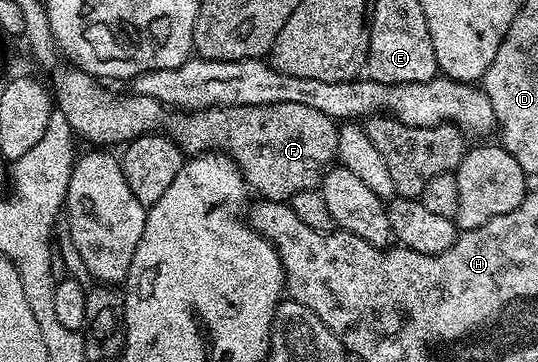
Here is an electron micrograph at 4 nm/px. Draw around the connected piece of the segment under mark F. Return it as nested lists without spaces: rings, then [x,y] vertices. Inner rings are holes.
[[[54,44],[54,69],[46,70],[46,65],[37,65],[37,70],[47,77],[52,90],[57,112],[64,115],[71,132],[96,144],[96,147],[112,147],[110,145],[129,144],[146,133],[168,129],[169,136],[174,138],[182,151],[189,156],[217,151],[231,157],[242,172],[247,186],[258,192],[259,198],[267,201],[289,202],[292,195],[303,193],[305,189],[318,189],[327,169],[335,164],[338,155],[338,130],[335,118],[324,115],[324,111],[316,111],[316,107],[304,107],[304,103],[276,103],[275,105],[214,105],[211,109],[170,112],[151,96],[140,96],[135,93],[114,95],[104,89],[97,78],[84,72],[69,62],[58,45]]]

